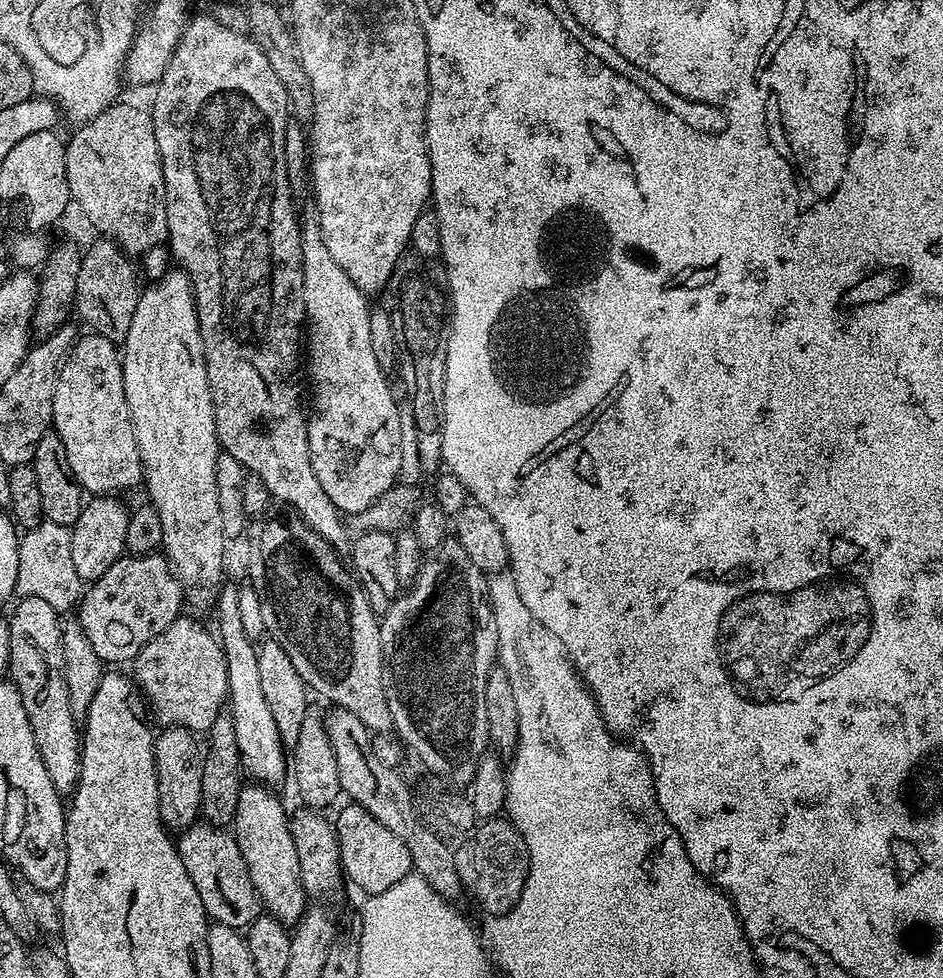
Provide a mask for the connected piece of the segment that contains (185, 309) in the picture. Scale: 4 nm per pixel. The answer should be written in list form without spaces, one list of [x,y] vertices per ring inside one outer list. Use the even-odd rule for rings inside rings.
[[[183,270],[175,271],[140,293],[138,310],[130,318],[130,334],[122,345],[124,389],[144,467],[142,484],[148,487],[147,499],[162,518],[163,555],[172,565],[185,601],[211,609],[226,580],[226,541],[214,482],[214,462],[222,449],[216,437],[192,283]]]

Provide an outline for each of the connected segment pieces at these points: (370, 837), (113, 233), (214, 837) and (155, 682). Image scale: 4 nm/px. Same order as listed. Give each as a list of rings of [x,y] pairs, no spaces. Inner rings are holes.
[[[351,802],[345,805],[334,816],[334,827],[347,883],[361,888],[368,896],[382,894],[382,890],[390,890],[394,882],[402,882],[402,878],[413,871],[410,850],[406,850],[405,844],[391,830],[386,830],[370,810]]]
[[[117,102],[102,110],[92,120],[85,120],[79,125],[80,128],[72,137],[67,137],[64,146],[64,157],[66,158],[66,182],[68,183],[68,194],[73,205],[80,207],[80,212],[97,228],[101,237],[113,240],[120,245],[125,252],[135,254],[135,252],[148,252],[155,244],[163,245],[166,240],[168,223],[166,222],[166,182],[162,178],[162,158],[158,154],[158,141],[154,138],[154,122],[152,113],[147,107],[139,108],[136,104],[123,104]]]
[[[197,822],[183,829],[179,836],[175,841],[176,849],[182,858],[182,866],[186,866],[186,874],[190,874],[190,882],[194,882],[194,890],[198,890],[198,898],[202,898],[209,921],[239,930],[247,929],[262,915],[262,905],[254,890],[254,882],[250,882],[250,870],[246,870],[246,858],[242,858],[242,850],[238,850],[235,835],[223,827]]]
[[[181,614],[136,655],[135,683],[144,691],[161,725],[207,733],[225,707],[228,695],[228,663],[220,641],[188,614]]]

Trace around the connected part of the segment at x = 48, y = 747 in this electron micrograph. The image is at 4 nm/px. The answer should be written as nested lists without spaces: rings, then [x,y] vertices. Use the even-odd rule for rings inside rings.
[[[25,596],[19,603],[21,604],[16,609],[13,607],[8,616],[10,662],[7,675],[18,686],[18,694],[22,694],[22,706],[26,706],[26,718],[30,718],[30,730],[34,730],[34,742],[38,742],[38,754],[42,754],[42,762],[50,773],[50,782],[54,782],[54,790],[71,794],[76,791],[76,783],[80,781],[82,732],[78,727],[78,717],[70,711],[70,694],[66,690],[66,670],[60,637],[62,620],[54,607],[40,598]]]

